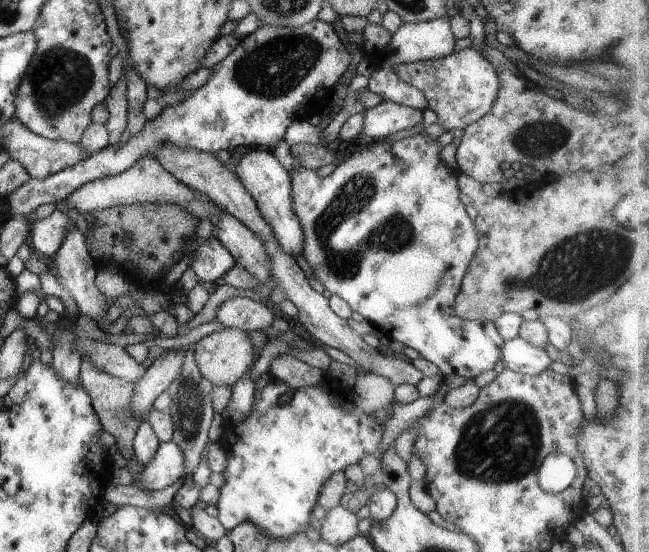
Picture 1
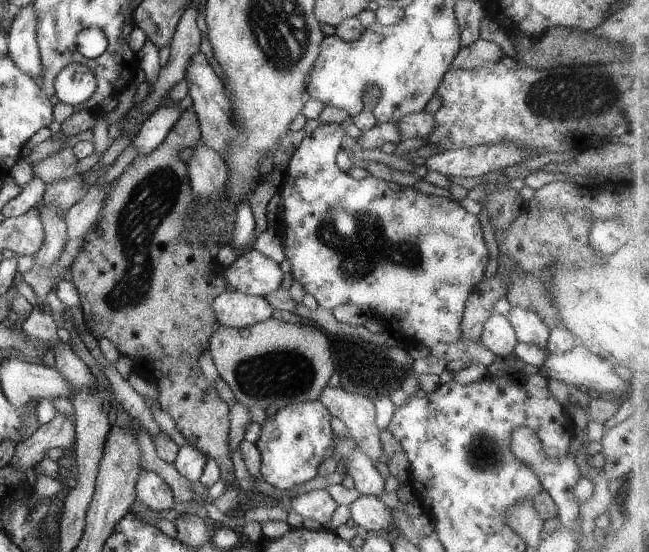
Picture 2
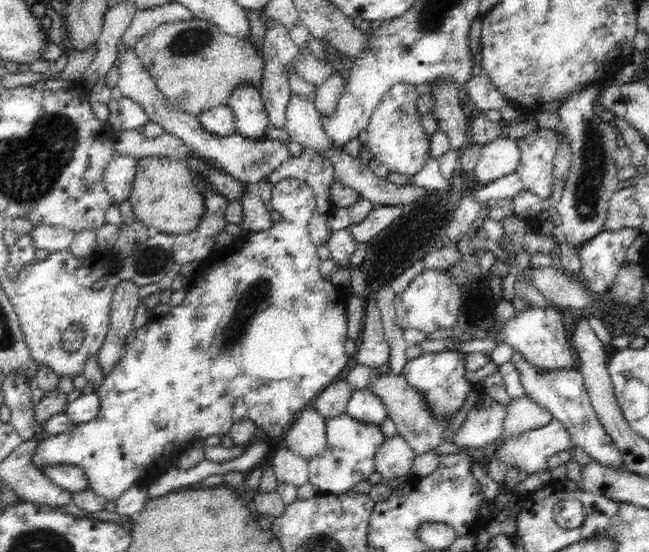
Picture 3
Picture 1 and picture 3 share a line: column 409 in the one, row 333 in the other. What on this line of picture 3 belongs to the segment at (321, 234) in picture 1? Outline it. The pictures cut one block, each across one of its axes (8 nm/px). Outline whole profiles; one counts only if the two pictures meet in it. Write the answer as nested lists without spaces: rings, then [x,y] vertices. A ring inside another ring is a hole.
[[[290,178],[280,181],[274,186],[271,204],[274,210],[280,214],[280,222],[275,223],[268,230],[262,230],[262,232],[249,231],[230,243],[227,248],[212,250],[190,277],[182,304],[171,307],[164,316],[149,319],[145,325],[141,326],[137,330],[133,342],[126,345],[125,353],[120,362],[114,366],[114,370],[110,374],[105,376],[103,383],[95,390],[95,393],[100,397],[98,418],[84,422],[84,424],[78,424],[66,434],[50,435],[40,441],[31,458],[33,466],[36,468],[64,464],[76,466],[86,473],[88,487],[92,491],[110,502],[116,502],[122,493],[132,486],[160,477],[172,466],[182,451],[194,441],[203,440],[213,435],[225,436],[238,420],[248,418],[266,431],[271,440],[279,440],[286,434],[299,412],[312,406],[316,395],[336,380],[336,376],[344,370],[344,366],[352,362],[344,351],[344,343],[348,338],[347,314],[345,303],[338,301],[338,288],[330,283],[329,278],[322,276],[318,271],[318,264],[321,260],[317,253],[317,246],[311,241],[307,229],[309,218],[314,214],[317,206],[315,193],[305,182]]]

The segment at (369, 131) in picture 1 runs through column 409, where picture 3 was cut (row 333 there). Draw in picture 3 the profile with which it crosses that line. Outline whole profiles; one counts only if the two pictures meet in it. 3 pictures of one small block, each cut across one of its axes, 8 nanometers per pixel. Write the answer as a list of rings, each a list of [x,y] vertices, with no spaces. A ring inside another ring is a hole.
[[[120,280],[111,302],[109,329],[97,352],[103,374],[110,374],[126,350],[126,336],[133,329],[132,320],[141,302],[138,287],[131,280]]]

